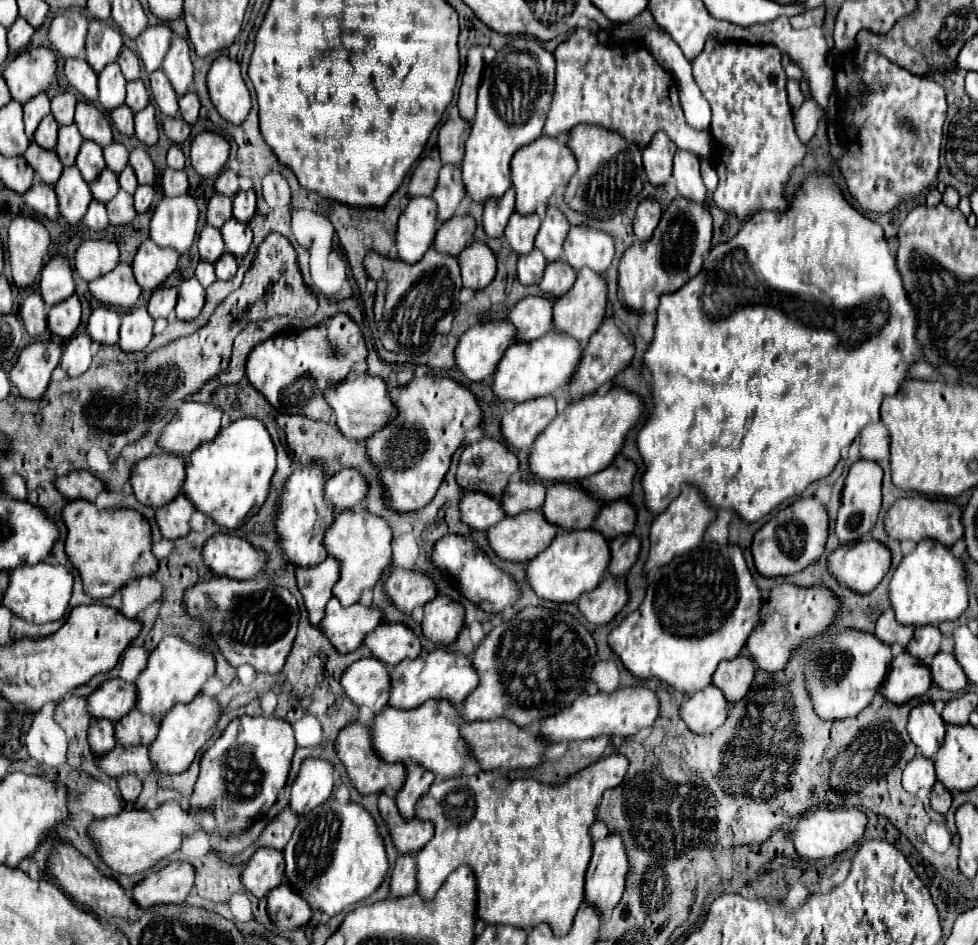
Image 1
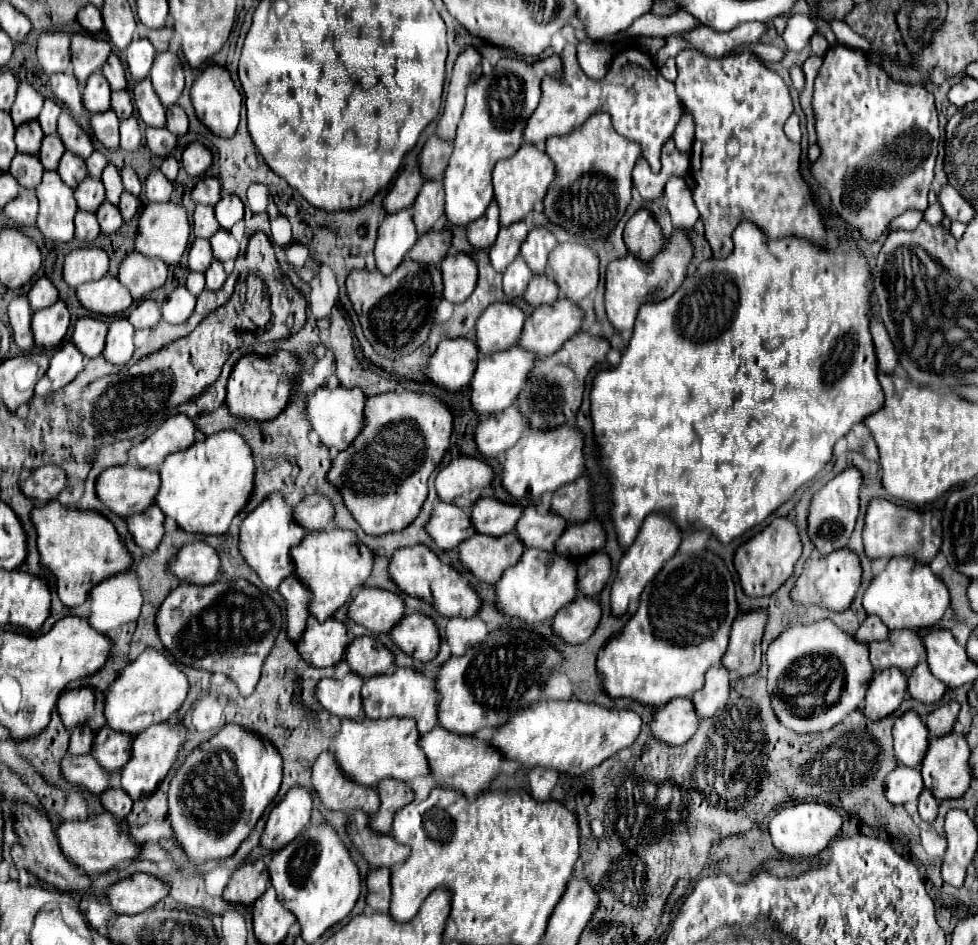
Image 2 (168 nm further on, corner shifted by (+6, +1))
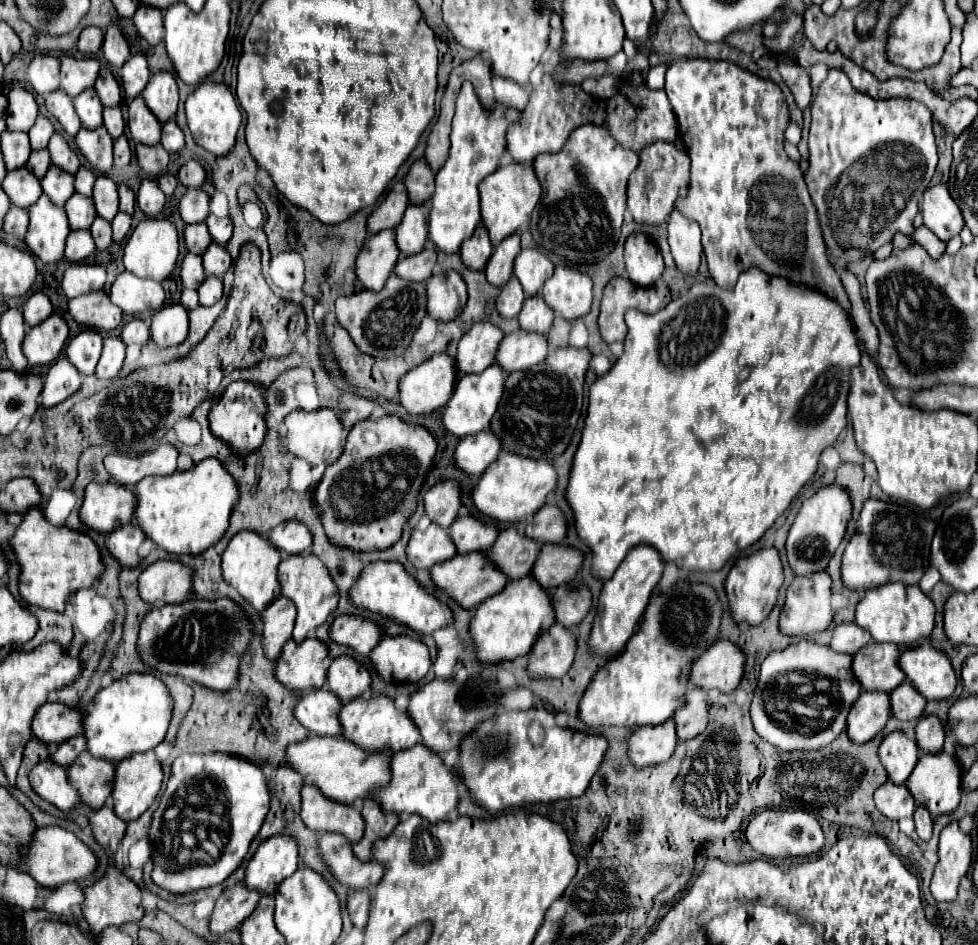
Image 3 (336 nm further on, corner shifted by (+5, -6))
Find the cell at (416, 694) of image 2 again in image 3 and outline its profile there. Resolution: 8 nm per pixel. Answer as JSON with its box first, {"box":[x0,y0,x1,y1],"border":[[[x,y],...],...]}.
{"box":[338,696,418,752],"border":[[[372,696],[370,700],[356,698],[344,702],[338,714],[338,722],[342,724],[342,736],[358,748],[364,748],[366,752],[398,752],[418,744],[418,728],[414,726],[410,716],[406,712],[396,710],[394,702],[386,696]]]}

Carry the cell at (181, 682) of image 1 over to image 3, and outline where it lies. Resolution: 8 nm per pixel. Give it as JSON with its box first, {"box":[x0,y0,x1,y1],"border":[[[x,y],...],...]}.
{"box":[82,674,172,762],"border":[[[126,674],[114,680],[108,688],[102,688],[94,698],[94,708],[84,712],[82,726],[86,738],[86,750],[100,760],[120,762],[134,752],[156,748],[168,730],[172,698],[168,688],[150,674]]]}

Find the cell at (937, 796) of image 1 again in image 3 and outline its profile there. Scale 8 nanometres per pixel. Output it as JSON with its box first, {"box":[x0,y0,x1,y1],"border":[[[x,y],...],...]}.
{"box":[914,806,932,840],"border":[[[916,806],[914,810],[914,824],[916,824],[916,834],[920,840],[930,840],[932,836],[932,818],[930,812],[924,806]]]}

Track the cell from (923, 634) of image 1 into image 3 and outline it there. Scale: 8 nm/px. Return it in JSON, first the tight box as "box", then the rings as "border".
{"box":[852,644,906,692],"border":[[[874,644],[858,650],[852,660],[852,672],[858,678],[862,690],[882,690],[892,692],[906,678],[898,668],[898,646],[894,644]]]}

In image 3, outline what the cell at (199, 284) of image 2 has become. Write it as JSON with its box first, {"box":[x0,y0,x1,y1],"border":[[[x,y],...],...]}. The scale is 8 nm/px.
{"box":[180,290,198,312],"border":[[[184,290],[184,292],[182,292],[182,298],[180,298],[180,304],[182,304],[188,312],[192,312],[192,310],[198,306],[198,292],[196,292],[196,290]]]}

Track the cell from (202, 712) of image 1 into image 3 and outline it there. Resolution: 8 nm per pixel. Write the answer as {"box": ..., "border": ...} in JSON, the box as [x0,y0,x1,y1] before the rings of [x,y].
{"box":[112,750,162,822],"border":[[[154,750],[150,752],[136,752],[134,756],[130,756],[130,760],[122,760],[120,764],[116,764],[114,770],[114,784],[112,784],[112,810],[116,812],[116,816],[124,822],[132,822],[138,816],[142,816],[154,802],[158,790],[162,784],[162,768],[156,762]]]}

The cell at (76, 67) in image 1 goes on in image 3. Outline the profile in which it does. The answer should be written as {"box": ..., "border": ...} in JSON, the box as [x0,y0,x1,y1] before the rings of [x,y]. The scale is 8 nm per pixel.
{"box":[44,90,80,136],"border":[[[56,90],[56,92],[52,92],[52,94],[46,96],[44,104],[46,104],[46,110],[62,124],[62,128],[64,128],[66,134],[70,134],[70,136],[78,134],[80,122],[78,122],[78,116],[74,112],[70,96],[66,96],[62,90]]]}

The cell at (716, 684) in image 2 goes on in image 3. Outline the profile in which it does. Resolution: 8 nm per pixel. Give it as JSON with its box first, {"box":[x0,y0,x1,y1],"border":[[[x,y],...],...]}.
{"box":[674,688,708,740],"border":[[[688,688],[686,704],[674,712],[674,724],[678,732],[678,740],[690,740],[698,736],[708,724],[708,706],[706,706],[706,690]]]}

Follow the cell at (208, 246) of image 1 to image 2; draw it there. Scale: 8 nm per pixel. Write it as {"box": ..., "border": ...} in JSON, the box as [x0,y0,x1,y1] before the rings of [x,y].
{"box":[189,239,213,273],"border":[[[195,239],[189,251],[189,269],[205,273],[213,261],[213,253],[209,249],[209,239]]]}

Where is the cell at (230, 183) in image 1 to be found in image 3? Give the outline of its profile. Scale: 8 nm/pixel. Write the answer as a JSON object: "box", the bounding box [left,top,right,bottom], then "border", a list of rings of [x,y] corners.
{"box":[178,188,210,224],"border":[[[188,188],[178,206],[178,212],[180,212],[184,224],[204,222],[208,216],[208,204],[210,204],[210,196],[204,190]]]}

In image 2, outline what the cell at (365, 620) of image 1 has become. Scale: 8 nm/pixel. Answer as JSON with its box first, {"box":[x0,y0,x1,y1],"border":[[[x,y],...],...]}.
{"box":[297,617,351,667],"border":[[[309,617],[297,647],[305,661],[315,667],[327,667],[343,659],[349,643],[351,637],[345,623],[337,621],[335,617],[329,617],[329,621],[323,623],[317,621],[317,617]]]}

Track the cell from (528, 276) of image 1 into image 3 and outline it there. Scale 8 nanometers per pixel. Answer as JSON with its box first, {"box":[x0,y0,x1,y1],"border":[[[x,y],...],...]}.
{"box":[496,278,524,318],"border":[[[512,278],[506,286],[502,286],[502,292],[496,300],[496,310],[502,318],[516,318],[520,308],[522,308],[522,302],[524,302],[524,292],[522,292],[522,286],[516,278]]]}

